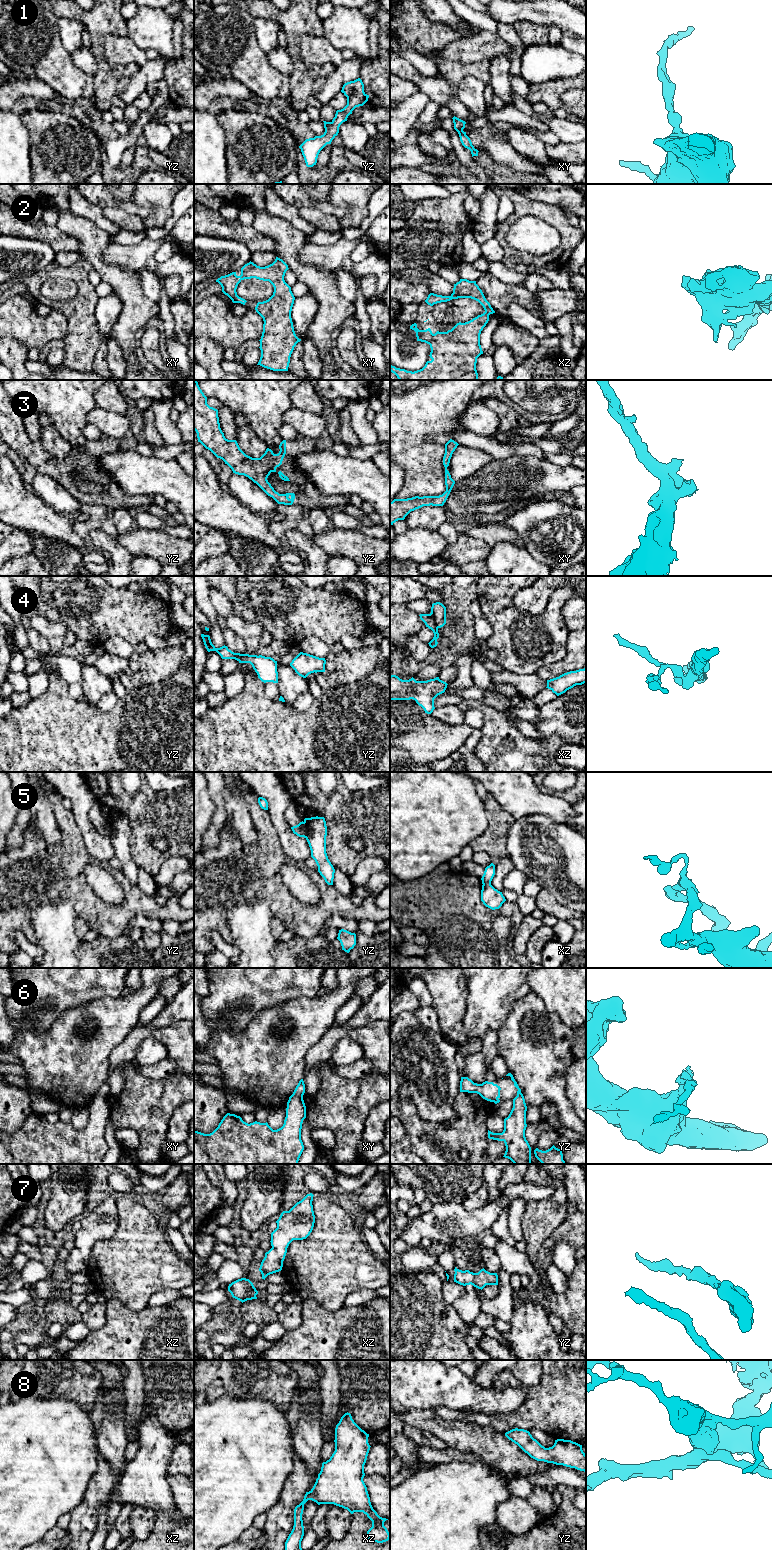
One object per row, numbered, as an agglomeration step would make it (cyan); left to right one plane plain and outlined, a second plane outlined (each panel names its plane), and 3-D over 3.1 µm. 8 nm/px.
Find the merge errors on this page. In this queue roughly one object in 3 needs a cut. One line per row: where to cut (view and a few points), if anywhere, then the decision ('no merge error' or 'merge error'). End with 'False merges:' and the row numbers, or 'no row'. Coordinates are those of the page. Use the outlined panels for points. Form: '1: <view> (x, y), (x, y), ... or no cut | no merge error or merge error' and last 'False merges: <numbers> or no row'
1: no cut | no merge error
2: no cut | no merge error
3: no cut | no merge error
4: xz (430, 613), (438, 627) | merge error
5: yz (303, 822), (306, 828), (305, 837) | merge error
6: no cut | no merge error
7: no cut | no merge error
8: no cut | no merge error
False merges: 4, 5

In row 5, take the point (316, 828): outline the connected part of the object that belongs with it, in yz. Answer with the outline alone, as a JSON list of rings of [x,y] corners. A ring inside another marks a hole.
[[[324,817],[305,818],[306,840],[311,850],[311,857],[318,866],[318,872],[328,885],[333,885],[335,869],[326,853],[327,826]]]

